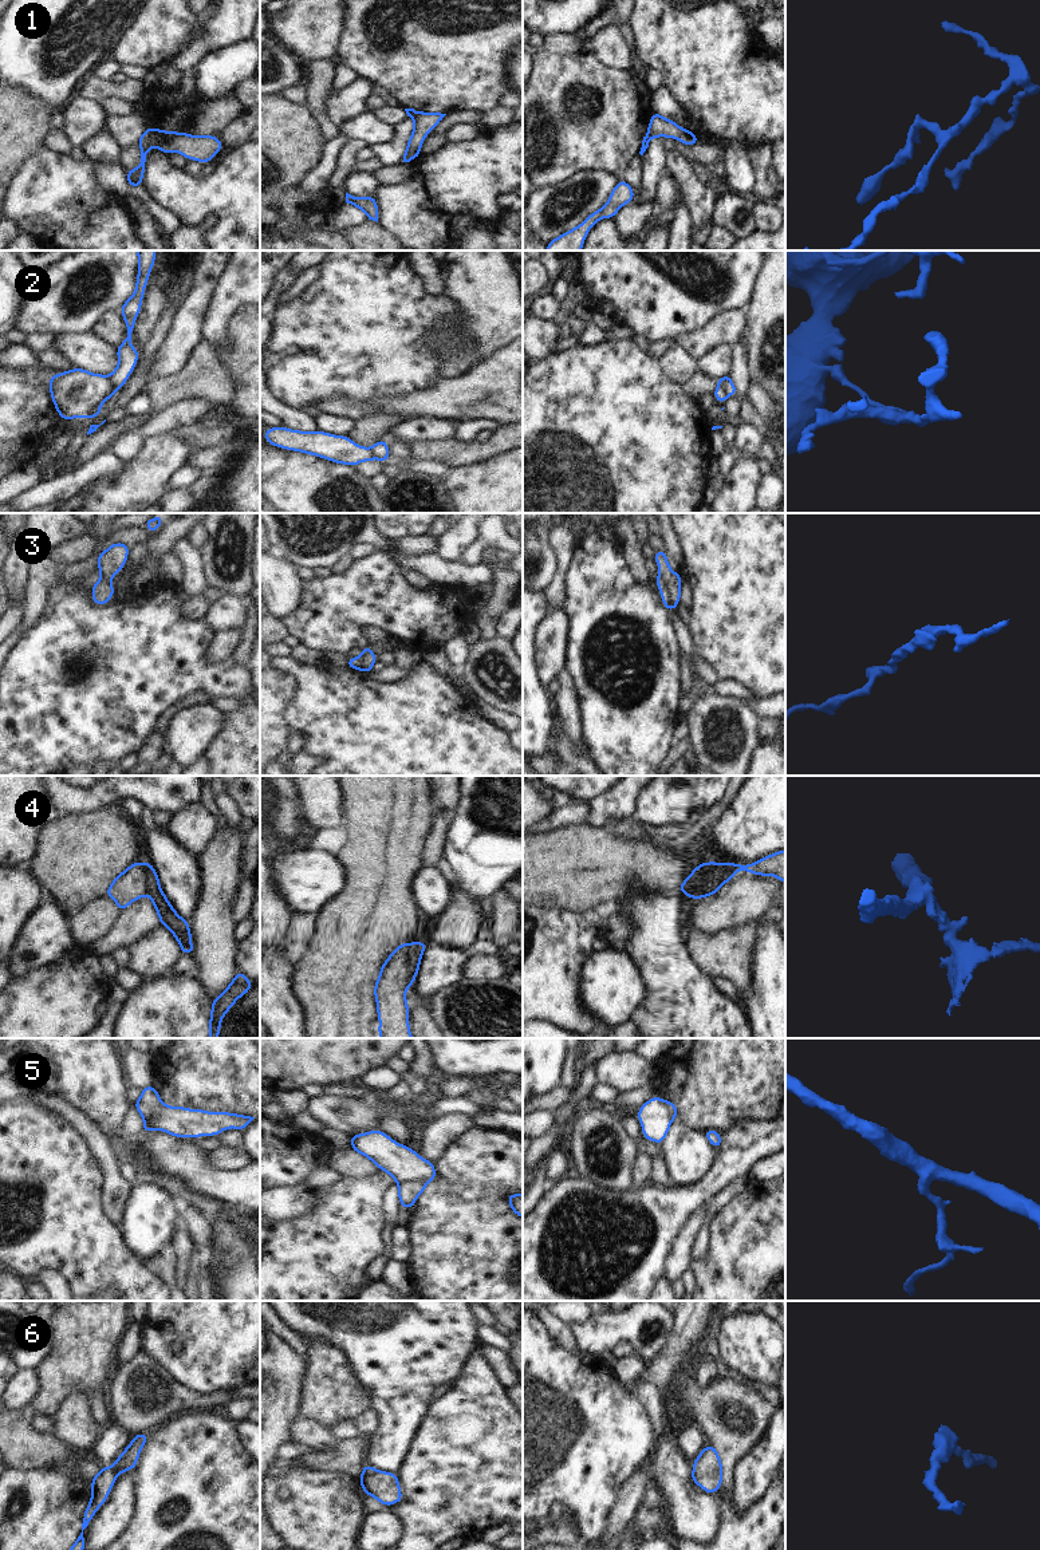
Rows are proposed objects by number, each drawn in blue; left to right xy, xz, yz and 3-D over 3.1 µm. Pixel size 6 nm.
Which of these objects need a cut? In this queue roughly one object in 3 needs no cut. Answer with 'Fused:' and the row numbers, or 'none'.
Fused: 1, 2, 3, 4, 5, 6

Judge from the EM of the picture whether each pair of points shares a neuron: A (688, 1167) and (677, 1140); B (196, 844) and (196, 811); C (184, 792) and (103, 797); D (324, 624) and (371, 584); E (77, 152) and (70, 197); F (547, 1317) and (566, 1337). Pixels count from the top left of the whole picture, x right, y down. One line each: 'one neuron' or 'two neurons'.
A: one neuron
B: one neuron
C: one neuron
D: one neuron
E: two neurons
F: one neuron

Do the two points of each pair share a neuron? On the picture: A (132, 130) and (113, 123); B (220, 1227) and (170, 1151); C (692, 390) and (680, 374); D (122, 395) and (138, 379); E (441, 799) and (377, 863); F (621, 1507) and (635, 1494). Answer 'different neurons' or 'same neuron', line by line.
A: same neuron
B: different neurons
C: different neurons
D: same neuron
E: different neurons
F: same neuron

